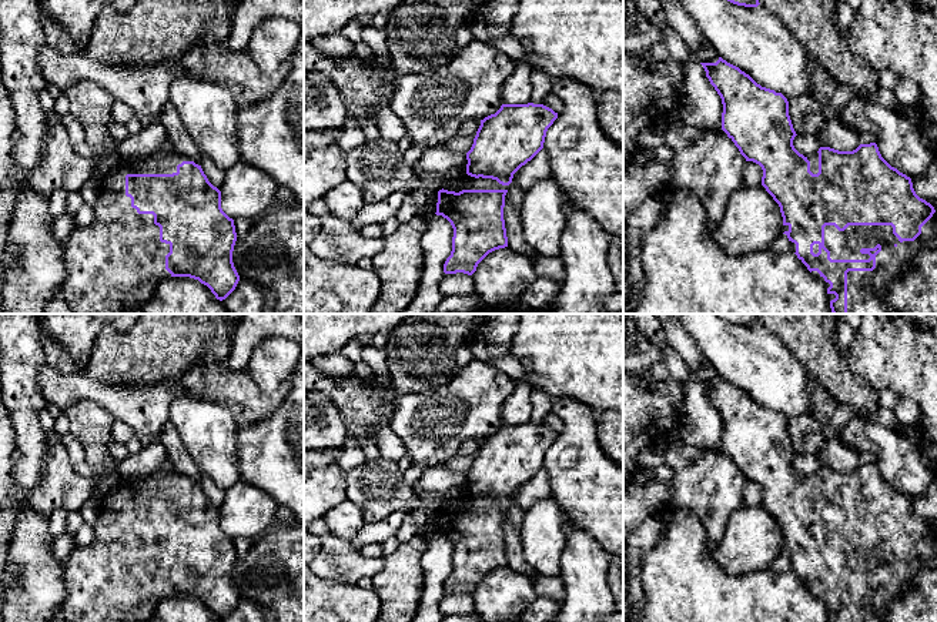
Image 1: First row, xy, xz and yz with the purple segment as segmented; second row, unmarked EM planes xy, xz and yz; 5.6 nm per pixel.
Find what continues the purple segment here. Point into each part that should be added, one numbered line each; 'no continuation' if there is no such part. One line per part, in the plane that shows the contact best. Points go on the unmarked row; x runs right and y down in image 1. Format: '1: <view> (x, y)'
1: yz (892, 582)

